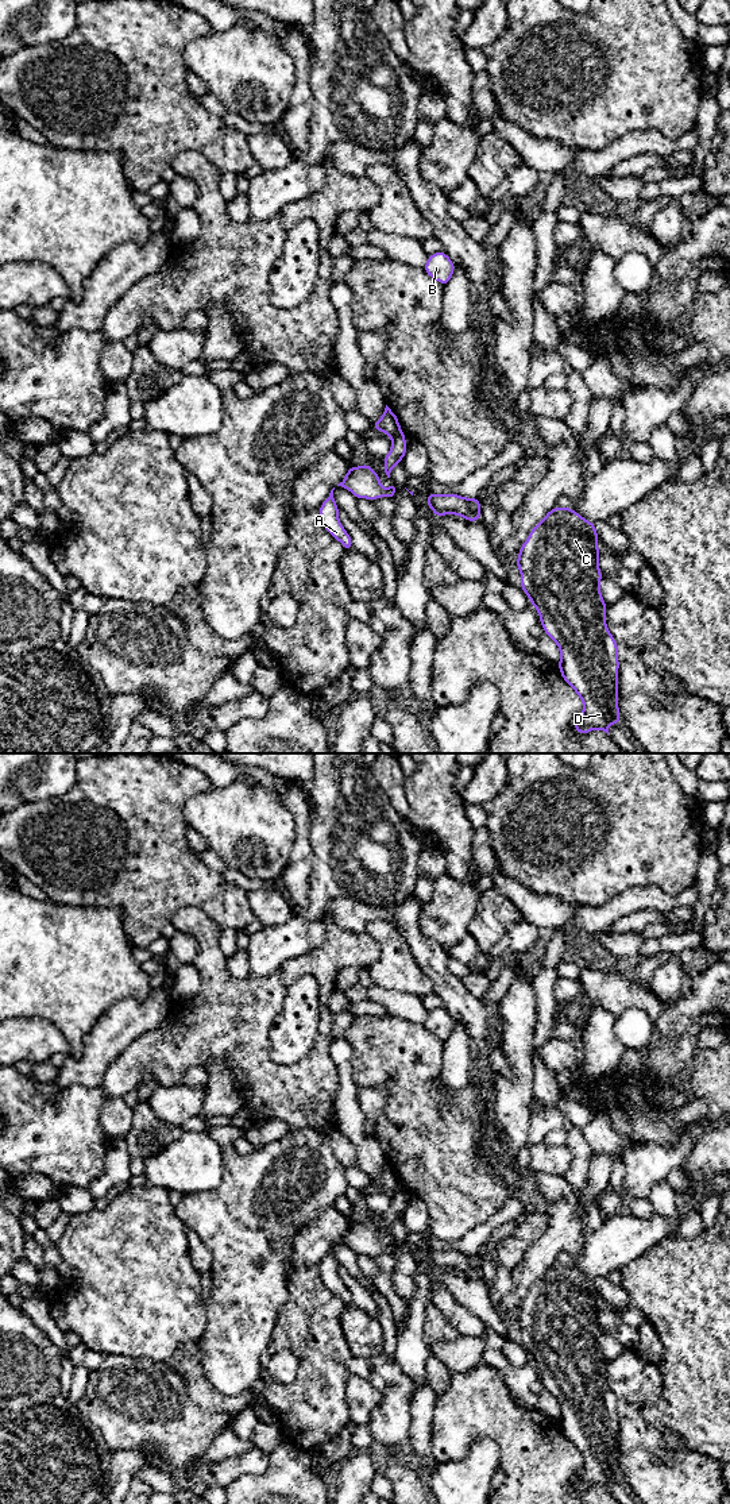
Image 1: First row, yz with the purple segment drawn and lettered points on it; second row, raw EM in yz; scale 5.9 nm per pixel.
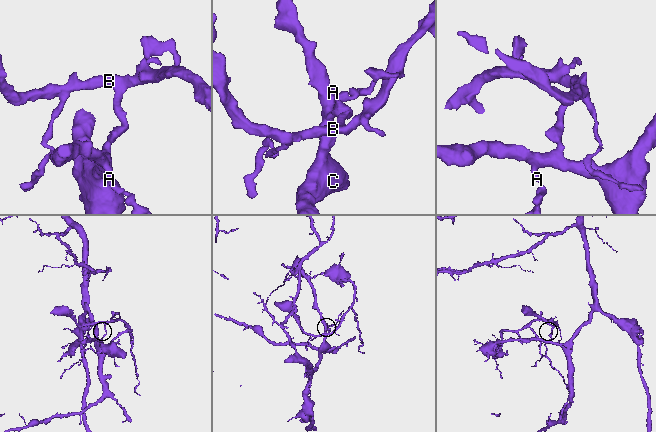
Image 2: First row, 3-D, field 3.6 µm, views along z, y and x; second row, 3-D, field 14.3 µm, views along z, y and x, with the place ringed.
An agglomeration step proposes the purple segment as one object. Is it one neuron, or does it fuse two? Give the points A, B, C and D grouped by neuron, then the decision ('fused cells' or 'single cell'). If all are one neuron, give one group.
A C D / B | fused cells

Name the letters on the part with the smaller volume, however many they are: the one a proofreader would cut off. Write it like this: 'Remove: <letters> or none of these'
Remove: B

